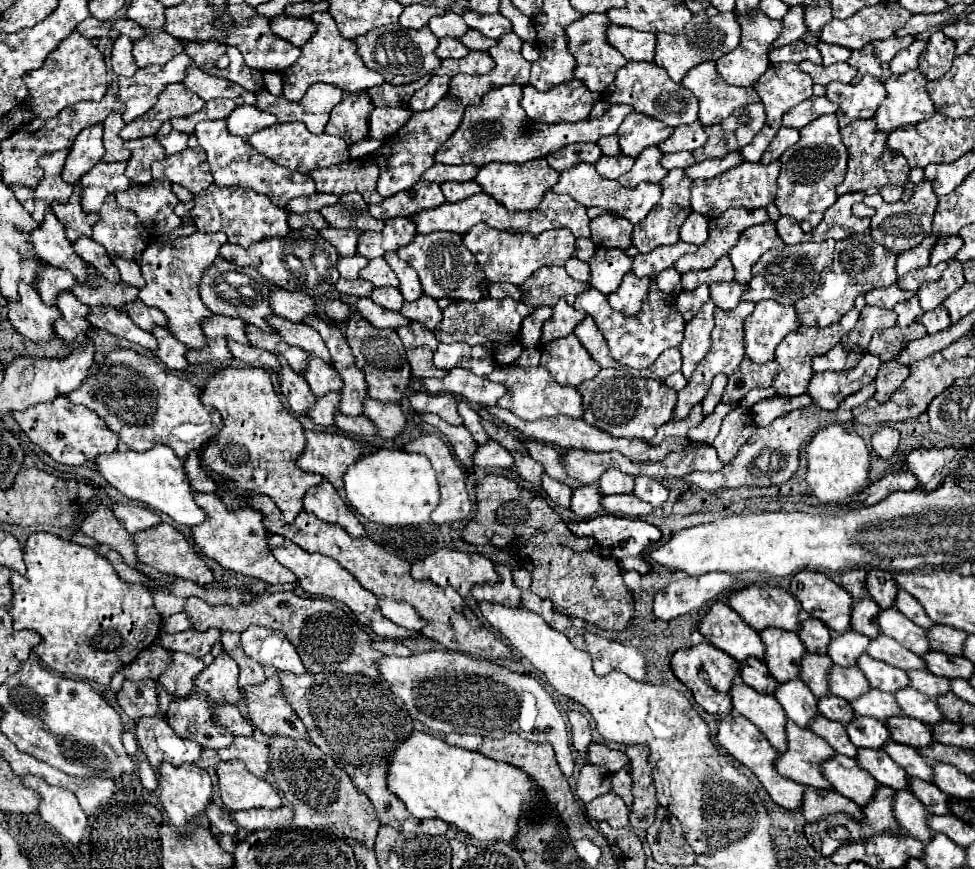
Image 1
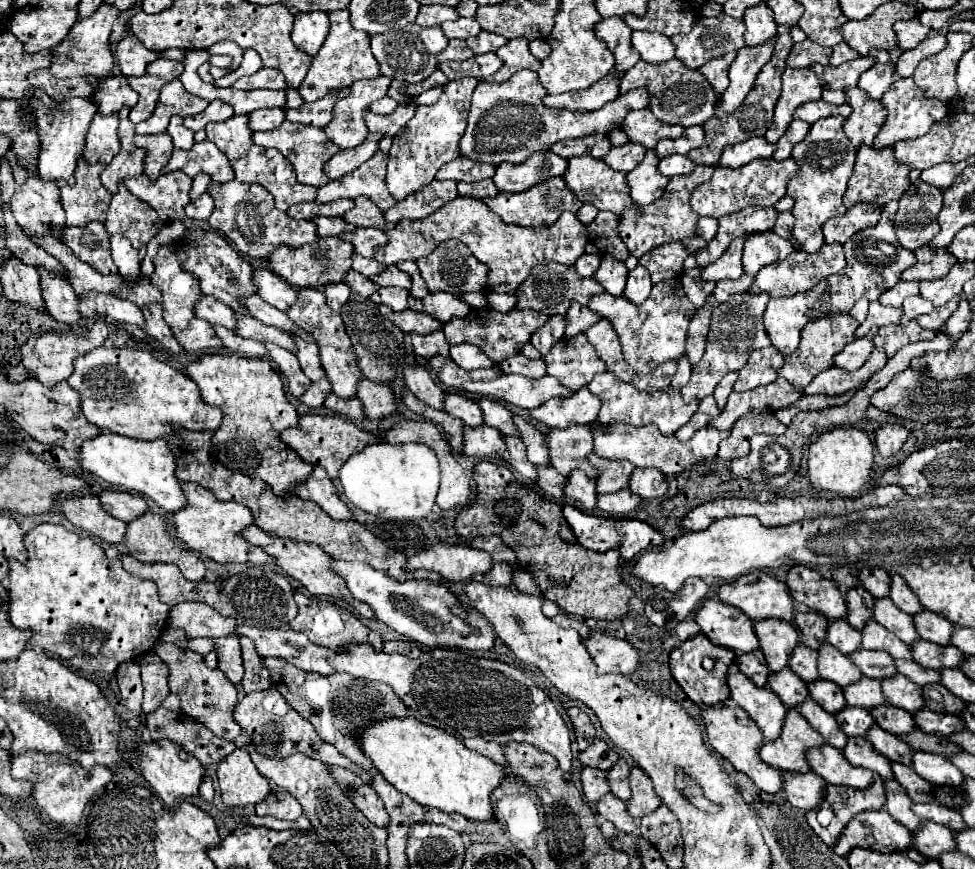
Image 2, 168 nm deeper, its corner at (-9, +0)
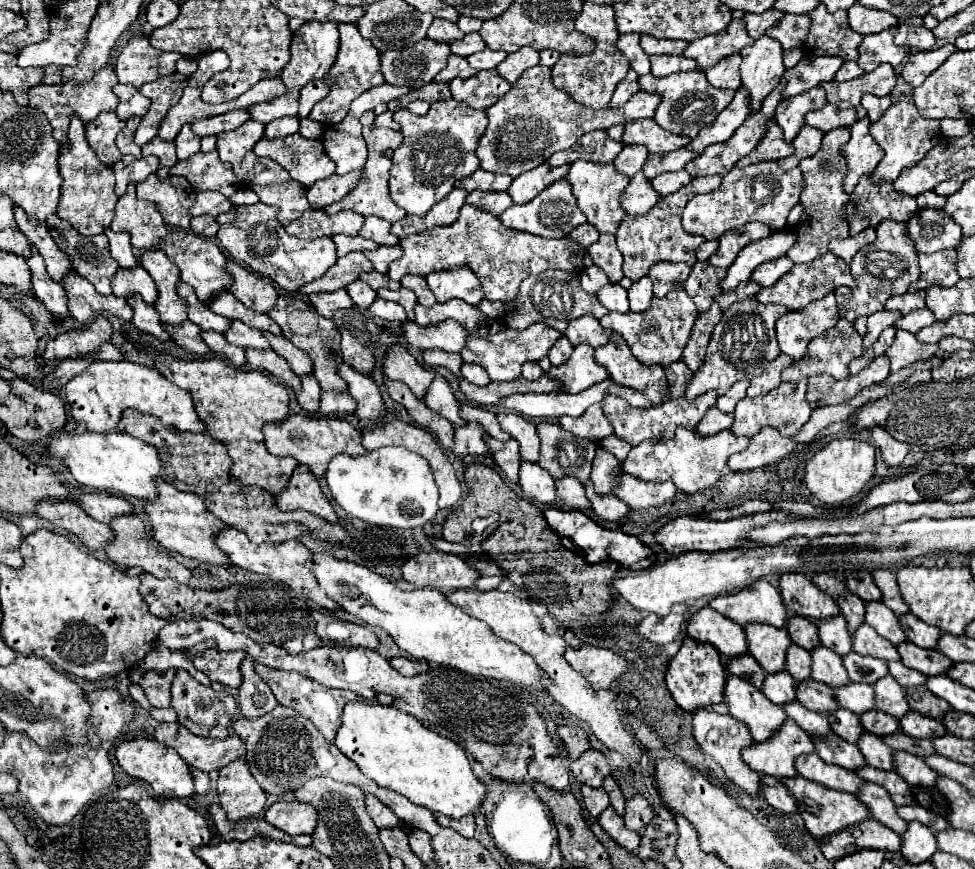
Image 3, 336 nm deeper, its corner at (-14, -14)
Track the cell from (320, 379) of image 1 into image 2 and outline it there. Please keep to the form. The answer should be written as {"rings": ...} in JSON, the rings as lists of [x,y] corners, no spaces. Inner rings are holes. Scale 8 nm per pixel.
{"rings":[[[295,338],[295,342],[297,342],[297,348],[299,348],[297,358],[299,358],[299,362],[301,362],[301,368],[303,368],[305,376],[307,376],[311,382],[323,380],[323,378],[325,378],[325,370],[323,370],[323,366],[321,366],[321,358],[319,358],[317,346],[315,346],[315,344],[309,344],[309,342],[301,340],[301,338]]]}

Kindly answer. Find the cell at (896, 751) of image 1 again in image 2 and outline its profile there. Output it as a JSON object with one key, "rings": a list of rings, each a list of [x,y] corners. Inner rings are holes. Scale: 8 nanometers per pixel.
{"rings":[[[873,726],[873,730],[869,730],[869,734],[867,734],[867,740],[875,746],[875,750],[879,750],[891,762],[899,762],[899,764],[911,766],[913,750],[911,750],[911,746],[907,742],[903,742],[895,734],[889,734],[889,732],[881,730],[879,726]]]}

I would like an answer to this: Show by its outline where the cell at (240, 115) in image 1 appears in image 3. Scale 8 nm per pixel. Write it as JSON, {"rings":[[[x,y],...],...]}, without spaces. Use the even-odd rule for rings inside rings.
{"rings":[[[286,116],[286,118],[278,118],[272,120],[270,124],[266,124],[266,138],[284,138],[290,134],[296,134],[300,128],[300,118],[298,116]]]}

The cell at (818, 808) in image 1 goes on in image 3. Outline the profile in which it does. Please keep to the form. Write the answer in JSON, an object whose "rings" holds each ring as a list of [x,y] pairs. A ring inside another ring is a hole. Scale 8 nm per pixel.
{"rings":[[[774,776],[760,778],[760,796],[780,812],[798,812],[798,804],[794,804],[794,796],[786,792],[786,786]]]}

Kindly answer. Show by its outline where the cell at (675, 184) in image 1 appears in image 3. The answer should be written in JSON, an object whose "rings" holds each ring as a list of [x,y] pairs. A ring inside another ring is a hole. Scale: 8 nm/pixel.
{"rings":[[[704,176],[704,178],[692,178],[692,182],[684,188],[680,188],[674,194],[662,196],[658,200],[658,204],[644,216],[624,216],[618,234],[616,234],[616,242],[618,242],[618,250],[624,256],[624,276],[630,278],[632,282],[640,280],[642,276],[648,274],[650,266],[656,262],[684,262],[688,266],[696,264],[696,250],[698,246],[704,242],[702,236],[690,236],[686,232],[682,232],[682,210],[688,204],[688,200],[696,194],[704,194],[704,192],[712,192],[714,188],[718,188],[720,184],[720,176]]]}

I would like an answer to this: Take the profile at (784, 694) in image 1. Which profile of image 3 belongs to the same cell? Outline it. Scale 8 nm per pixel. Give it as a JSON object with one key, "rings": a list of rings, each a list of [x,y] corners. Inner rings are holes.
{"rings":[[[780,670],[766,676],[762,692],[770,702],[782,706],[790,700],[796,700],[796,682],[786,670]]]}

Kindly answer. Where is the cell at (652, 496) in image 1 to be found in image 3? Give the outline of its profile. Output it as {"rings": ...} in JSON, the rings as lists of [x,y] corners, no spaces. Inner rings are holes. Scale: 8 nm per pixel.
{"rings":[[[620,464],[620,482],[614,488],[614,496],[626,502],[630,508],[652,508],[668,502],[676,494],[676,486],[672,482],[644,482],[626,472],[622,472]]]}

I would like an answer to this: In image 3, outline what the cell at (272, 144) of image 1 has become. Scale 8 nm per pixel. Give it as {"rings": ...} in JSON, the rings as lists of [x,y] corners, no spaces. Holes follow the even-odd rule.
{"rings":[[[292,134],[276,140],[262,138],[256,142],[254,152],[278,162],[296,182],[306,188],[310,188],[310,184],[316,180],[334,174],[334,162],[326,156],[322,142],[308,140],[302,134]]]}

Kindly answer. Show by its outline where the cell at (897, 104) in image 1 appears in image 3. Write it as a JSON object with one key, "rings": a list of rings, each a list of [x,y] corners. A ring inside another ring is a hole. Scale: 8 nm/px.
{"rings":[[[894,102],[876,124],[870,124],[872,138],[884,150],[884,158],[880,160],[880,164],[872,174],[874,184],[894,182],[902,170],[918,164],[928,154],[928,150],[942,140],[942,134],[938,132],[938,124],[940,124],[938,120],[922,118],[912,102]]]}

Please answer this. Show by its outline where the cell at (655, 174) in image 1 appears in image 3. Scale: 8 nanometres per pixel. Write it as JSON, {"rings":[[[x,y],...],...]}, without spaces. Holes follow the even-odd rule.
{"rings":[[[638,172],[630,184],[626,186],[626,190],[620,196],[620,204],[624,208],[626,214],[630,216],[640,216],[650,212],[650,208],[660,200],[658,192],[654,192],[650,180],[646,180],[642,176],[642,172]]]}

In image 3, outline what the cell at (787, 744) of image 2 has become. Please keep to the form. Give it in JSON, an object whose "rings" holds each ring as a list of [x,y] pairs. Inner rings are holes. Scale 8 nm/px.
{"rings":[[[790,718],[774,732],[766,742],[752,744],[742,750],[742,760],[758,774],[770,774],[776,778],[796,776],[794,758],[814,752],[812,738],[798,728]]]}

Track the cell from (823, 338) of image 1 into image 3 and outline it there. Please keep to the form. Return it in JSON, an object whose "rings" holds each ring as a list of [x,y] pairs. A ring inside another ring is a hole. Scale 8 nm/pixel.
{"rings":[[[840,318],[838,324],[830,330],[826,330],[822,336],[814,338],[810,344],[808,344],[808,350],[806,350],[806,356],[800,360],[800,362],[794,362],[790,368],[786,368],[782,372],[782,380],[788,380],[788,382],[798,382],[800,378],[810,378],[810,376],[818,376],[818,374],[830,374],[838,380],[842,378],[848,378],[850,372],[848,372],[848,364],[850,360],[858,358],[864,354],[864,348],[862,348],[862,336],[856,332],[854,324]]]}

